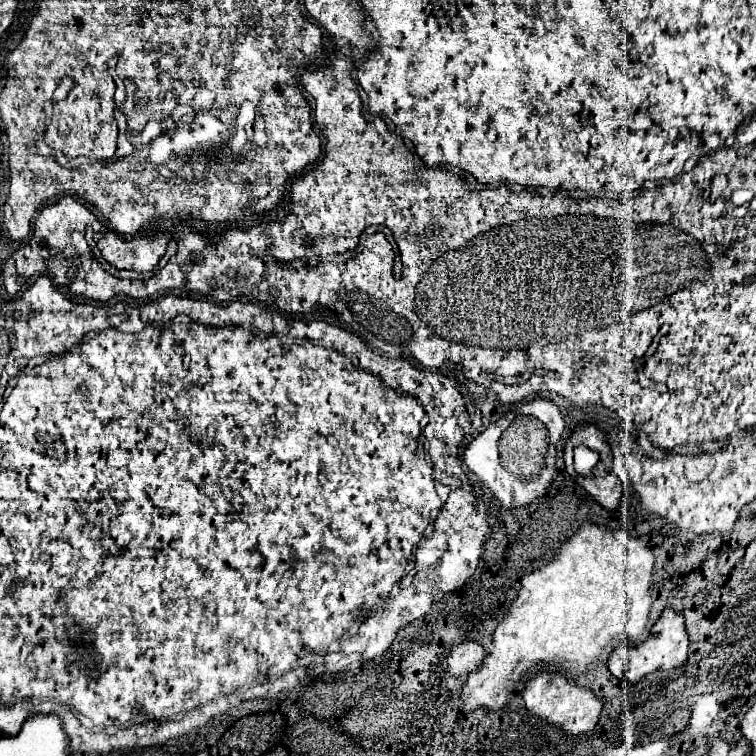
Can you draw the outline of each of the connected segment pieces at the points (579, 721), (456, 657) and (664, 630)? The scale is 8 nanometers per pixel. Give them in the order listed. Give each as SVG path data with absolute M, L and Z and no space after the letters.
M541 671L541 673L531 675L531 679L527 681L521 695L525 699L527 709L533 715L547 719L549 723L561 727L563 731L567 731L571 735L581 735L581 733L593 731L593 727L597 725L599 713L601 713L601 701L597 699L597 695L593 691L579 687L573 679L569 679L561 673L553 673L553 671Z
M463 641L461 645L455 645L447 655L447 669L451 675L467 675L475 671L485 659L485 651L475 641Z
M667 607L661 617L657 619L657 623L653 625L649 637L645 643L641 645L635 645L629 649L629 645L625 641L621 641L613 653L609 655L607 659L607 669L617 677L617 679L627 679L627 681L639 681L643 679L645 675L657 671L657 669L675 669L675 667L681 667L687 663L687 633L685 633L685 621L683 621L683 615L673 611L671 607Z

